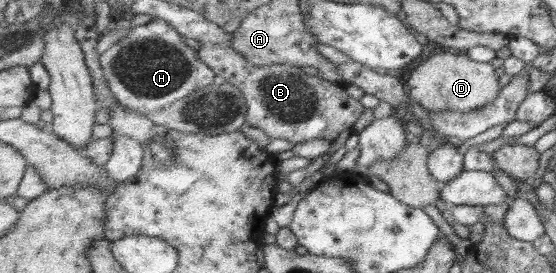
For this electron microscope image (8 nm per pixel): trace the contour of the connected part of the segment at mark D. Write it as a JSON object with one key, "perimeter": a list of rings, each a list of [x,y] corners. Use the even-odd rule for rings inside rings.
{"perimeter":[[[443,51],[432,55],[414,68],[406,82],[406,87],[410,98],[426,112],[457,110],[471,113],[482,107],[489,107],[500,98],[504,87],[500,86],[500,78],[494,71],[492,64],[477,62],[467,55]]]}

